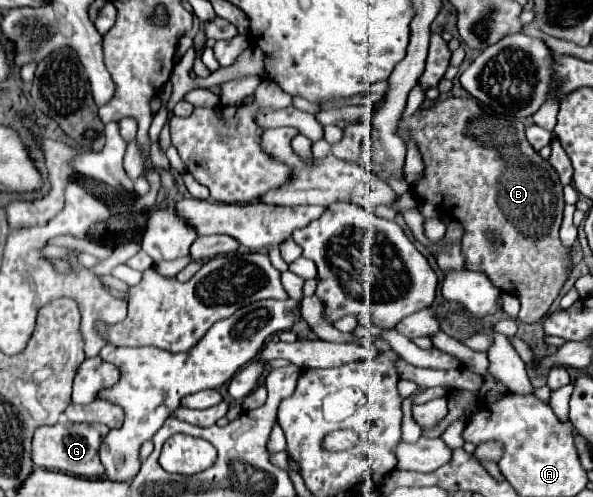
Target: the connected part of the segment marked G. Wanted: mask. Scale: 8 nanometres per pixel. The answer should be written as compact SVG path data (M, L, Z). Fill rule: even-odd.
M57 423L51 427L39 427L33 437L33 463L43 469L61 471L77 477L103 477L103 465L99 461L99 445L109 433L107 425L87 423Z

